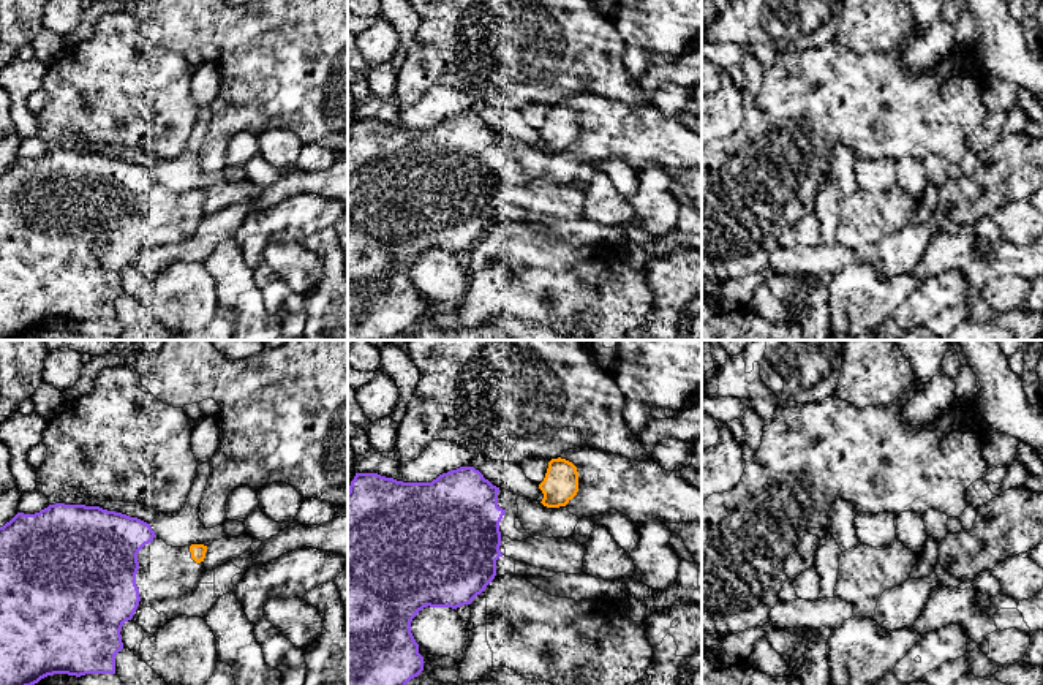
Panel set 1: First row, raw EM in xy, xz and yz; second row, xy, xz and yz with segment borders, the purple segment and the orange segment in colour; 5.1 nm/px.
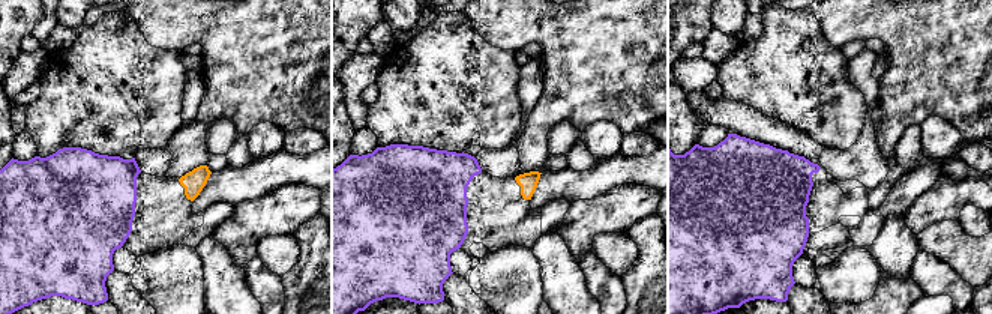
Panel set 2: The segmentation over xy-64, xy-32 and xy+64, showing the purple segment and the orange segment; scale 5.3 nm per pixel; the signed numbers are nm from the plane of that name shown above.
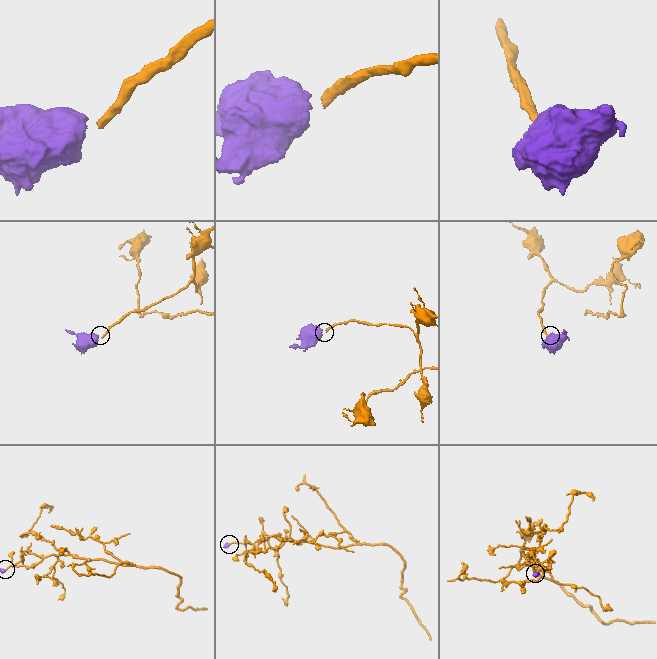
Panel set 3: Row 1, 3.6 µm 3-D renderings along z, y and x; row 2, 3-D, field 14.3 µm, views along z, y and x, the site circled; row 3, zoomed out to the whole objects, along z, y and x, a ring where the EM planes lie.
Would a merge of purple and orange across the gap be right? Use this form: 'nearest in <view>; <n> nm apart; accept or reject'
nearest in xy; 180 nm apart; accept

